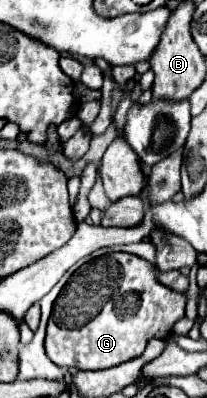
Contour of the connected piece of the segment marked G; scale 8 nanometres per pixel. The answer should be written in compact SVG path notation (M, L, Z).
M128 253L102 255L98 257L96 263L96 275L92 261L80 265L74 273L70 273L68 283L62 287L58 299L54 301L54 309L44 339L46 355L50 357L52 363L60 367L68 369L74 367L80 371L98 371L120 365L122 361L130 361L130 357L138 357L138 353L142 353L142 349L150 339L168 337L172 333L174 323L184 317L184 305L186 297L182 297L182 293L174 293L172 289L158 285L156 269L152 263L142 261L140 257L130 257Z

